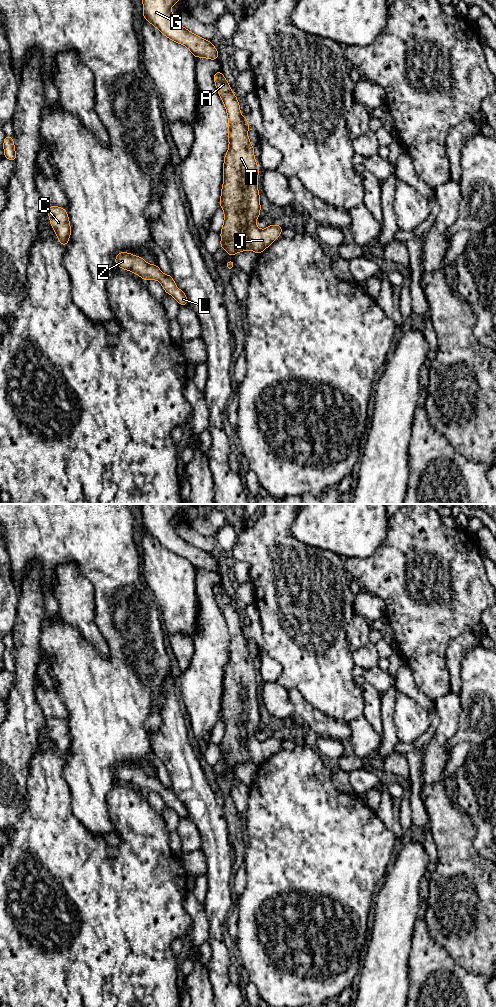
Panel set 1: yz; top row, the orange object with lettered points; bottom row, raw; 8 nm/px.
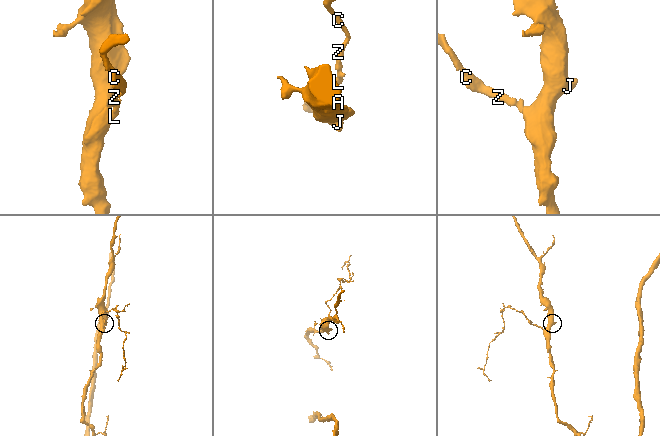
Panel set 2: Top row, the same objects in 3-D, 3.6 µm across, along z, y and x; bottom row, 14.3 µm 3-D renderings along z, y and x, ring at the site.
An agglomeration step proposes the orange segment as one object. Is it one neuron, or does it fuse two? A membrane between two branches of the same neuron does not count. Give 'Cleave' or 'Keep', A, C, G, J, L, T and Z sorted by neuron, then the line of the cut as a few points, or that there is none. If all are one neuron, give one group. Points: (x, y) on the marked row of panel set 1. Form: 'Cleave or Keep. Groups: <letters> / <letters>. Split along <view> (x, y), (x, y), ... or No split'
Keep. Groups: A C G J L T Z. No split

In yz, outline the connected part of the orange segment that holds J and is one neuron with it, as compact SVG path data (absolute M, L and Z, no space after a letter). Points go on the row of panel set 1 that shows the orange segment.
M221 71L214 73L214 81L226 108L229 126L229 147L227 154L224 156L223 186L219 203L219 207L222 207L224 212L224 223L220 232L220 248L225 249L231 257L246 250L253 250L259 255L281 235L282 226L281 224L273 224L264 230L256 226L256 219L260 217L261 209L258 192L259 169L254 157L254 147L247 135L250 129L248 120L241 115L237 97L232 93L231 86Z

